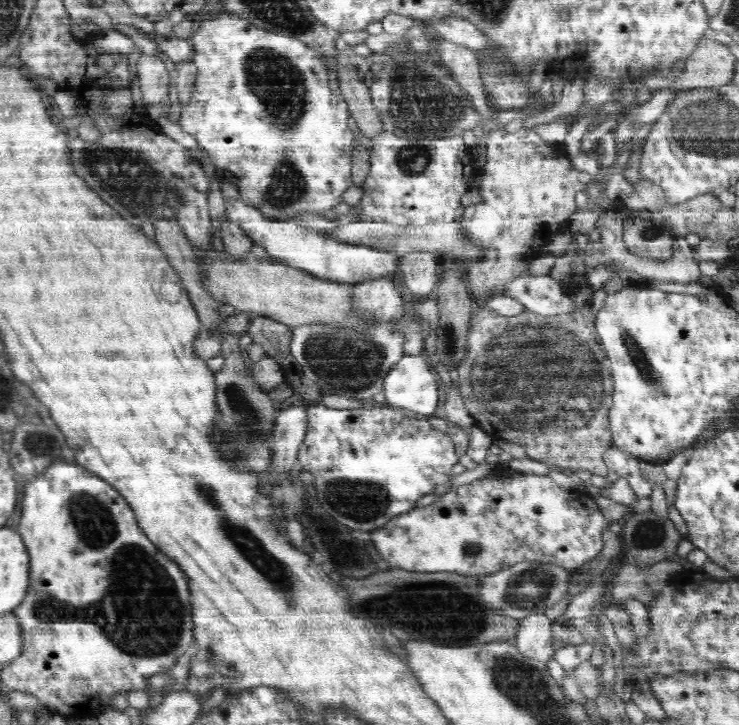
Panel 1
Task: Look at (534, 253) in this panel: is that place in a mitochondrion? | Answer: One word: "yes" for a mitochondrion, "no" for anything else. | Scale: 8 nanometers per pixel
no

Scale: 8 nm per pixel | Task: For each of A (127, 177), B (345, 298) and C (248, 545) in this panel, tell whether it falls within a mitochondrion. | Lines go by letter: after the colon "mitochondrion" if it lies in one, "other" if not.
A: mitochondrion
B: other
C: mitochondrion

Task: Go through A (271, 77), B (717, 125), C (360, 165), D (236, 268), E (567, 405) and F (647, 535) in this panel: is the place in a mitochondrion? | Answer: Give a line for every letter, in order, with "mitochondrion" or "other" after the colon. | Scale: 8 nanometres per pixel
A: mitochondrion
B: mitochondrion
C: other
D: other
E: mitochondrion
F: mitochondrion

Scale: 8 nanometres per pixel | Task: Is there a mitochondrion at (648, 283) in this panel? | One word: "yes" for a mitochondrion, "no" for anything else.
no

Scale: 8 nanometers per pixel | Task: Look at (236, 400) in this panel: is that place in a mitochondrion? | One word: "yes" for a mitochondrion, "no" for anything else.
yes

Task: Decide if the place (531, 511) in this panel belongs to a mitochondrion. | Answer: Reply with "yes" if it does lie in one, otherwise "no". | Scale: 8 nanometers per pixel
no

